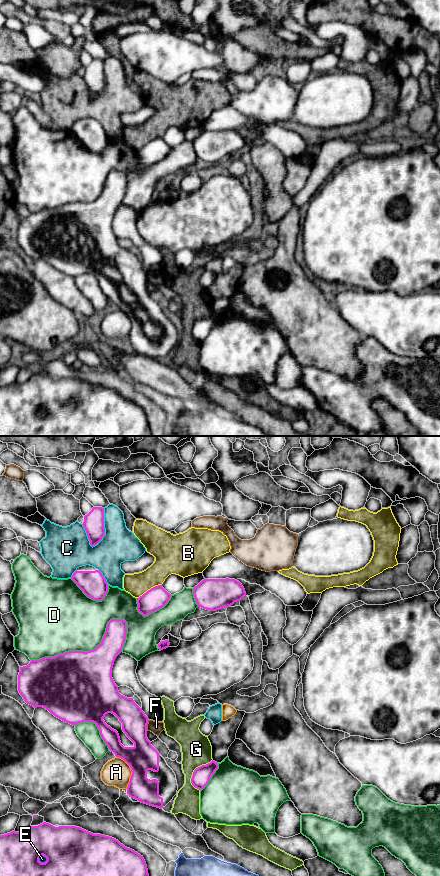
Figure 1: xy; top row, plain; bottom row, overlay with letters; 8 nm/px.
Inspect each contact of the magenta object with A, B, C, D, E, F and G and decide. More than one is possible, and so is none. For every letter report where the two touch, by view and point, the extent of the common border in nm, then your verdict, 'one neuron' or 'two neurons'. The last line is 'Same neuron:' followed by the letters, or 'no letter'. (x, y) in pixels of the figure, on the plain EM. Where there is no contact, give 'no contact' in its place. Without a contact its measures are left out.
A: xy (131, 322) | 280 nm | two neurons
B: xy (150, 141) | 240 nm | two neurons
C: xy (104, 80) | 340 nm | two neurons
D: xy (85, 204) | 850 nm | two neurons
E: xy (47, 411) | 80 nm | two neurons
F: xy (147, 275) | 90 nm | two neurons
G: xy (194, 322) | 280 nm | two neurons
Same neuron: no letter

